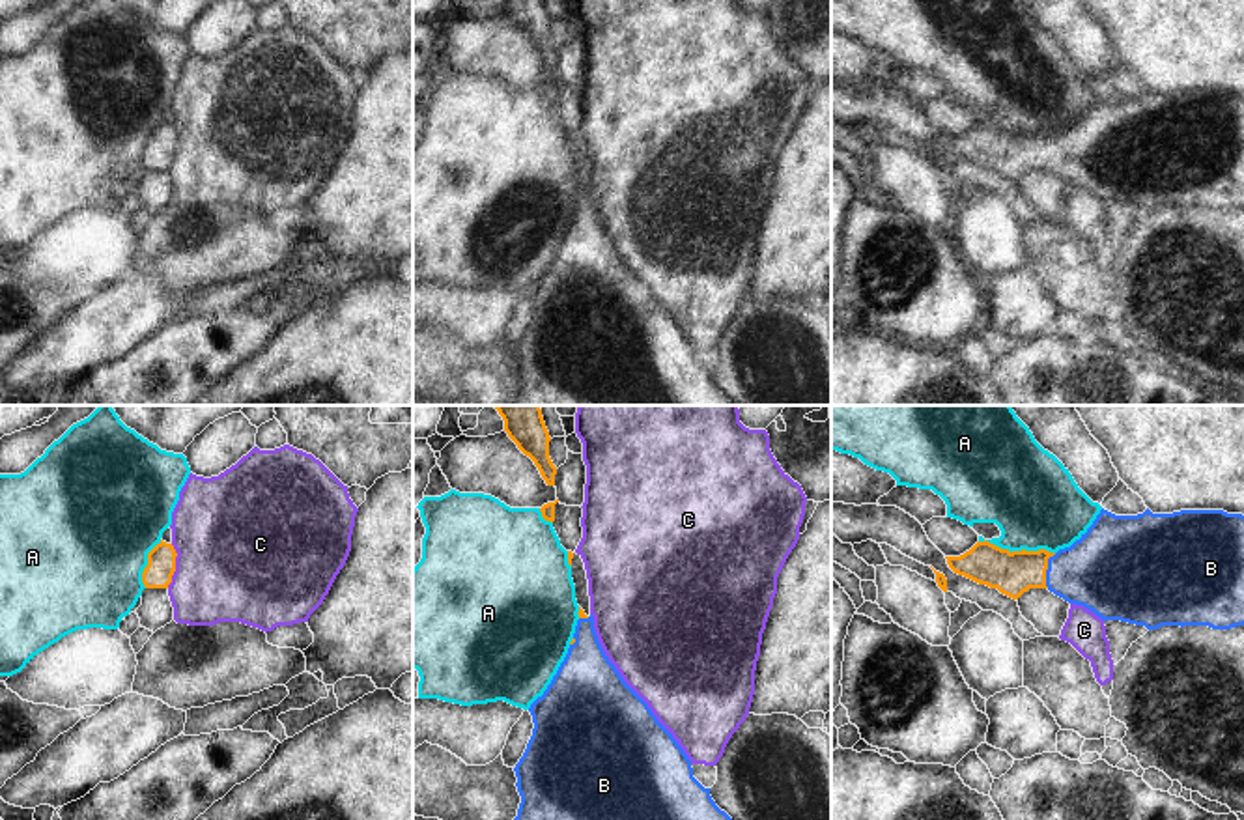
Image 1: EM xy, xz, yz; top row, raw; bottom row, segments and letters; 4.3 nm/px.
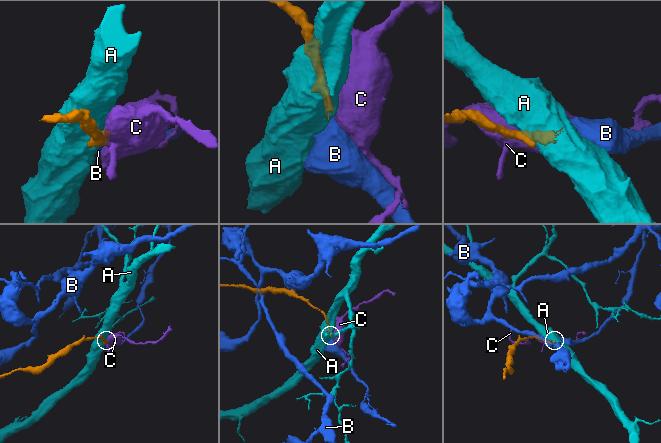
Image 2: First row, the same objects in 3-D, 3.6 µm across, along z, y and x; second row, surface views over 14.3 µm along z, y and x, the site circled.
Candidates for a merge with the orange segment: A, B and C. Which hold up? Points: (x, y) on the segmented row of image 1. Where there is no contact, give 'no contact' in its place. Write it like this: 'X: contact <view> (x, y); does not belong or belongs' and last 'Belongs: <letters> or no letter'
A: contact yz (1017, 551); does not belong
B: contact yz (1046, 568); belongs
C: contact xy (174, 566); does not belong
Belongs: B

